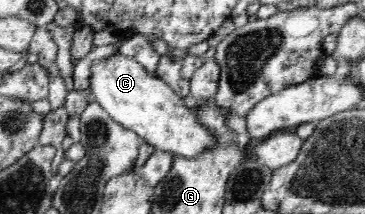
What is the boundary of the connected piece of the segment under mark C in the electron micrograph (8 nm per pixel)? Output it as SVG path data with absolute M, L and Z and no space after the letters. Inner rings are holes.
M117 52L92 64L89 82L92 101L96 101L114 122L138 134L140 141L150 144L154 150L192 160L217 143L215 136L199 123L199 118L163 79L148 73L130 56Z

